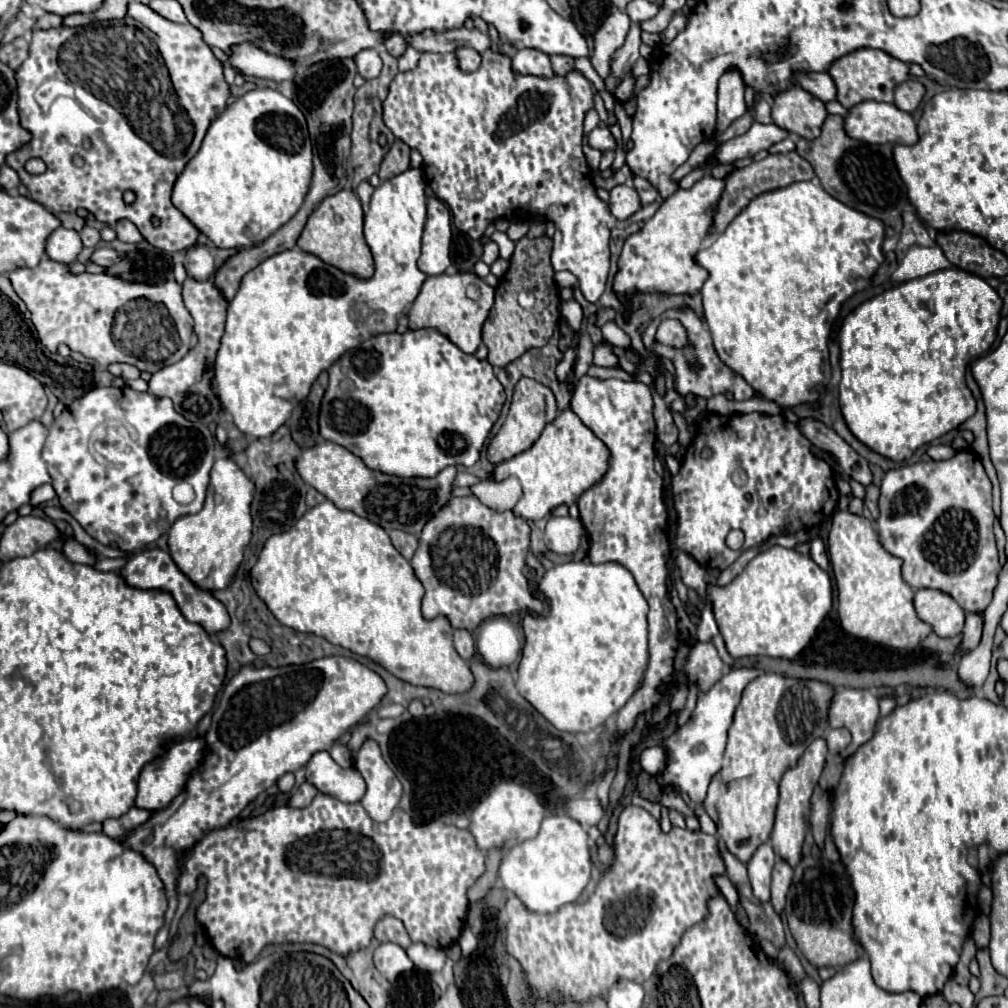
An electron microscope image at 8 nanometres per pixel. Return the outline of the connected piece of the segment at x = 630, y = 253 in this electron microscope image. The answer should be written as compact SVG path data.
M704 174L692 188L678 190L662 202L658 212L646 220L640 232L626 238L618 274L614 278L614 290L624 296L632 296L636 290L642 292L666 292L666 294L696 294L708 272L694 260L702 240L710 234L714 208L722 196L724 180Z

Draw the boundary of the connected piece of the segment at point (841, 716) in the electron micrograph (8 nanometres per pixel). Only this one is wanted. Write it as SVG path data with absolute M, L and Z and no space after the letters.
M856 688L834 690L834 696L832 696L830 708L828 708L828 724L830 724L830 728L846 726L850 730L852 744L850 744L850 752L844 752L844 754L852 754L858 748L858 744L864 744L874 734L876 720L878 720L878 698L874 694L870 694L870 690L856 690Z

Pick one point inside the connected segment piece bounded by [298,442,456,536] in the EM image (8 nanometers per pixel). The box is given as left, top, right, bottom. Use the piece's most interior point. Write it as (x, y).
(406, 504)

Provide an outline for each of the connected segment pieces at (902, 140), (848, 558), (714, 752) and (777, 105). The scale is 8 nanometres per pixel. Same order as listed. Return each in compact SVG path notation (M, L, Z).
M884 102L856 104L848 110L844 128L850 138L868 144L916 144L920 140L912 114Z
M838 510L828 536L828 556L838 588L840 624L848 634L898 650L916 648L928 638L932 626L922 622L914 610L916 592L902 578L902 560L884 550L870 520Z
M732 668L726 676L718 680L718 684L714 684L708 692L704 692L698 698L698 704L690 720L664 742L668 754L668 766L658 776L658 782L662 786L672 786L678 792L686 792L694 804L704 802L710 778L722 768L726 732L732 724L732 716L740 702L740 694L748 686L748 682L752 682L760 674L762 674L760 668Z
M800 86L780 92L774 98L772 122L798 138L818 138L826 118L828 110L824 102L818 100L816 96L810 96L810 92L806 92Z

